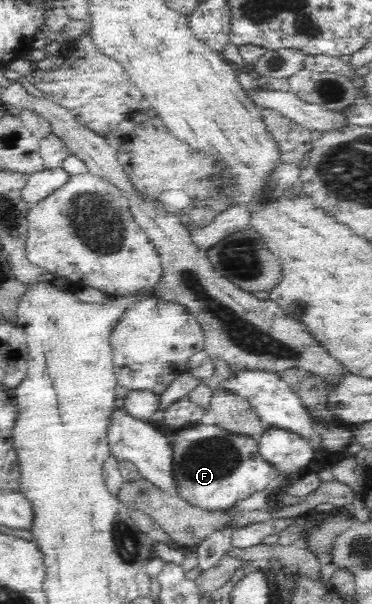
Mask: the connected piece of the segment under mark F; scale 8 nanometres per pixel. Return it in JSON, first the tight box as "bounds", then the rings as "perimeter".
{"bounds":[169,423,278,511],"perimeter":[[[198,423],[176,429],[169,442],[173,451],[174,493],[186,503],[206,511],[230,510],[234,503],[266,489],[278,476],[277,471],[262,459],[255,439],[230,433],[216,424]]]}

